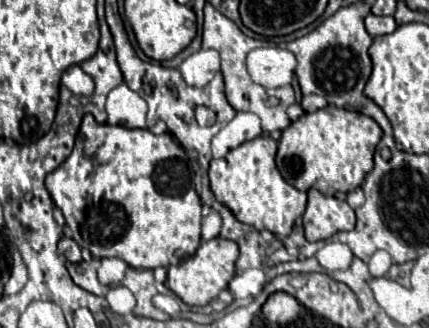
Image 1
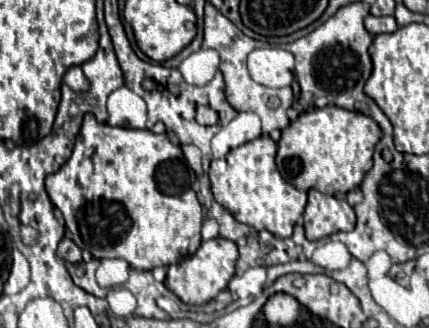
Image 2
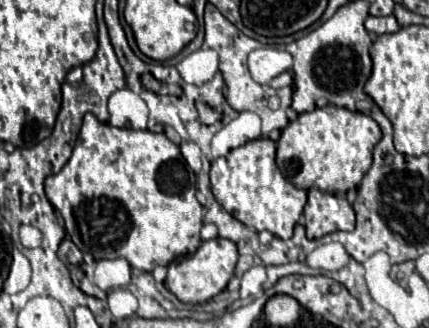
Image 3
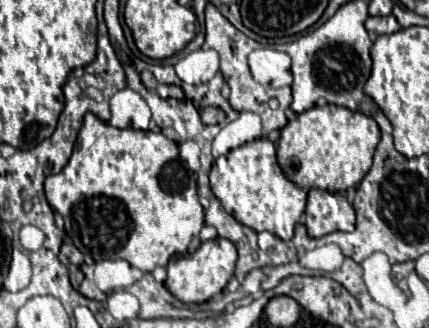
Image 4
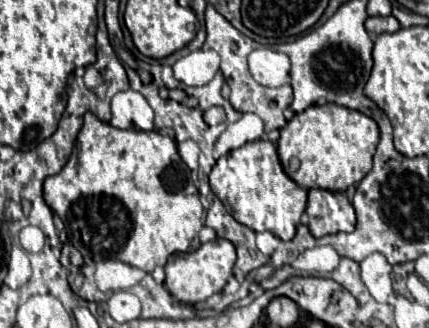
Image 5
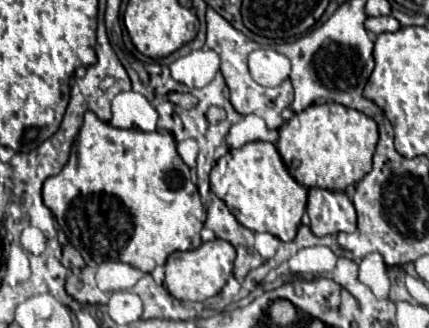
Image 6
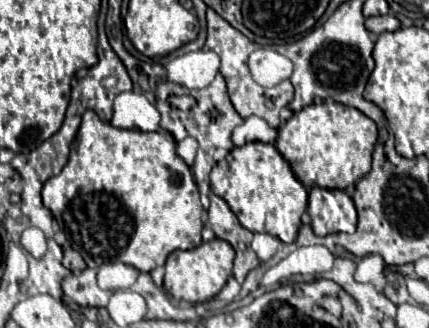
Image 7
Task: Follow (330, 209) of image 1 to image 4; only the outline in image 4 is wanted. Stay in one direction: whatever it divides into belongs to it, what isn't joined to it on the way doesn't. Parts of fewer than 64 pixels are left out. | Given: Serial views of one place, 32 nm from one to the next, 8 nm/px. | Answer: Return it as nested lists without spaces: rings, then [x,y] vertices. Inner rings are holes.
[[[312,188],[306,204],[306,228],[312,238],[326,236],[330,232],[354,230],[354,208],[342,194],[330,194],[326,190]]]

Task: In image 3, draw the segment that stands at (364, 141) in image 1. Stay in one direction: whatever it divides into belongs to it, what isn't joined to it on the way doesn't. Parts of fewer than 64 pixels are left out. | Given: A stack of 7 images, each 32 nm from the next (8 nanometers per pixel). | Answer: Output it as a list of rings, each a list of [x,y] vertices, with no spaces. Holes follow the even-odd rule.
[[[326,104],[324,108],[298,114],[298,118],[282,130],[276,162],[284,178],[302,190],[318,188],[322,192],[346,194],[346,190],[356,188],[370,170],[372,152],[380,138],[382,132],[370,116]]]

